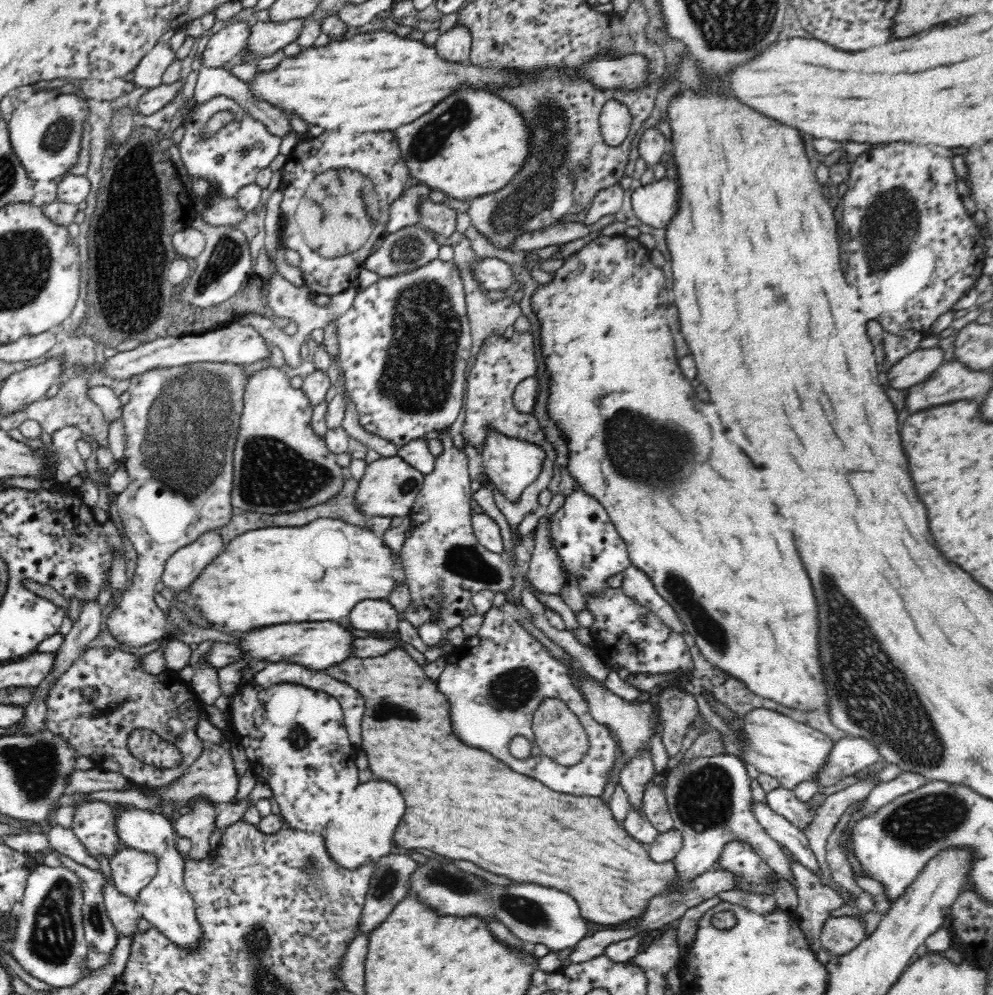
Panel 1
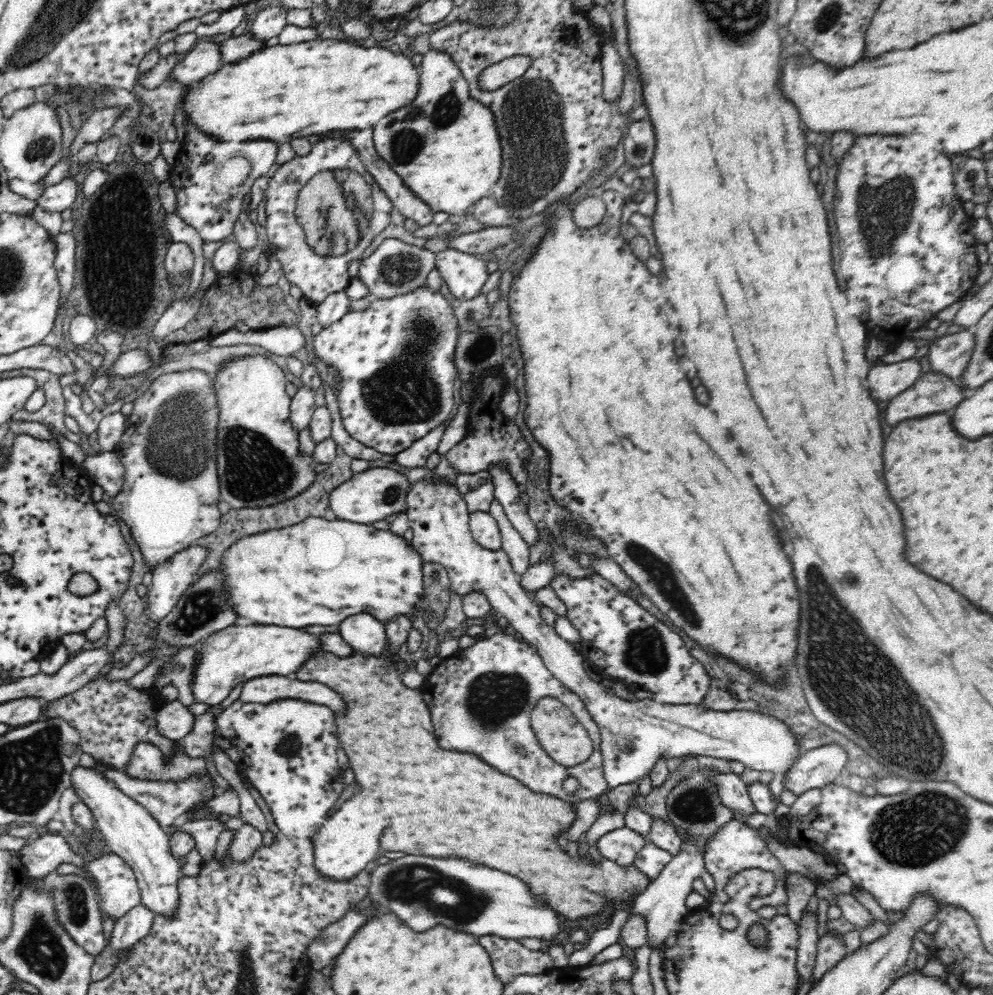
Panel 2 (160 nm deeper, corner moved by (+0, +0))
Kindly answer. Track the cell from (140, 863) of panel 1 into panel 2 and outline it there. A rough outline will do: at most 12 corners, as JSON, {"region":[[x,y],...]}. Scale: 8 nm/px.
{"region":[[114,853],[60,874],[84,877],[101,920],[120,920],[141,903],[134,871]]}

